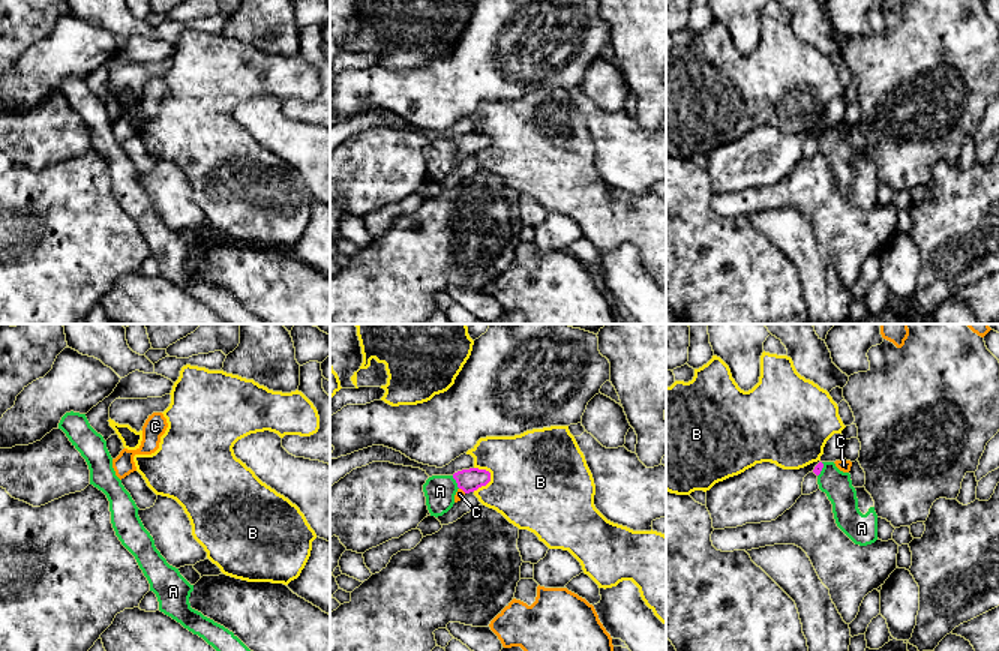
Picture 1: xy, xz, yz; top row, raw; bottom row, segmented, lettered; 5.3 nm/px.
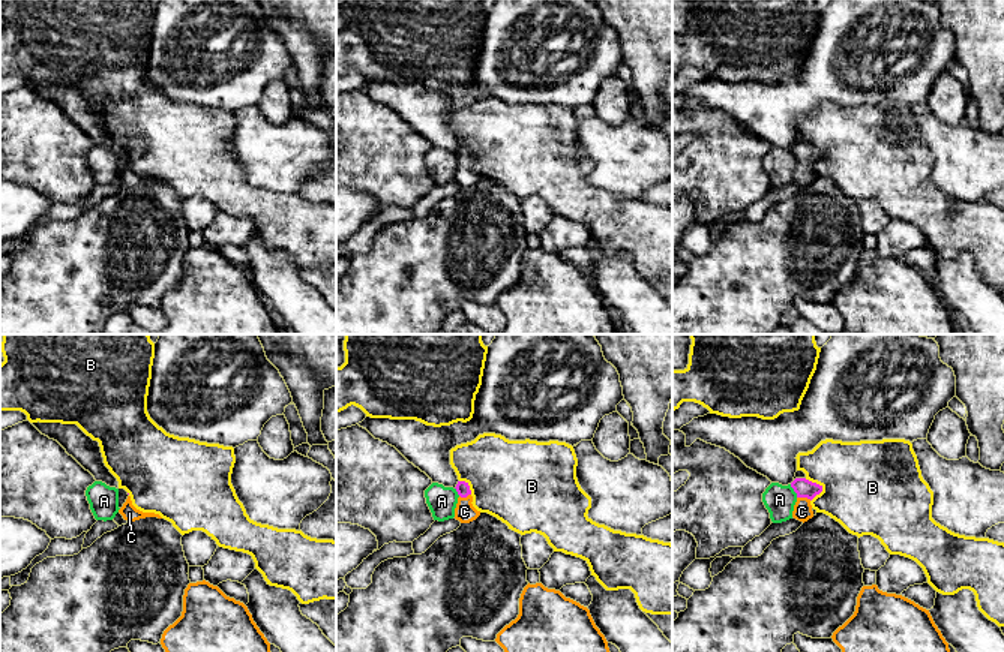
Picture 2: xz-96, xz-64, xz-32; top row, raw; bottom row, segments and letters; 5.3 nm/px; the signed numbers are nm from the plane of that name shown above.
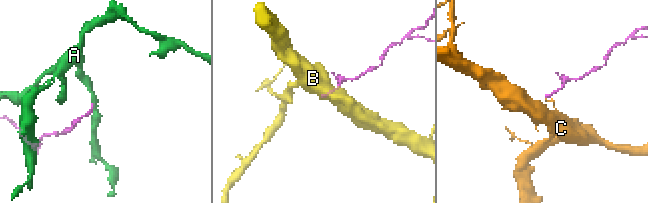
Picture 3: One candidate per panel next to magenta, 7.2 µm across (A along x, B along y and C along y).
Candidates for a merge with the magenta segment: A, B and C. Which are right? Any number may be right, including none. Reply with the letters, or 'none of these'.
C

